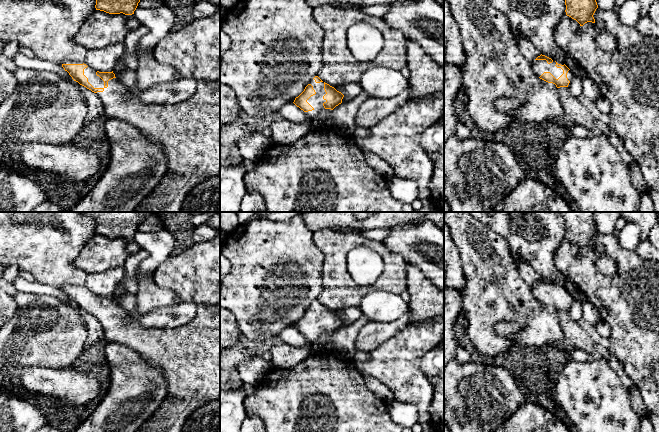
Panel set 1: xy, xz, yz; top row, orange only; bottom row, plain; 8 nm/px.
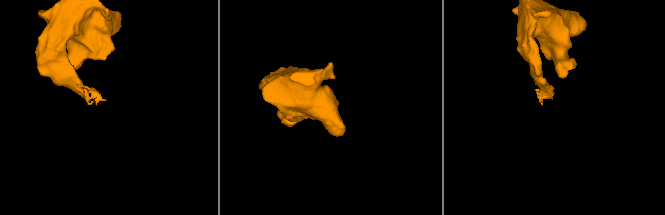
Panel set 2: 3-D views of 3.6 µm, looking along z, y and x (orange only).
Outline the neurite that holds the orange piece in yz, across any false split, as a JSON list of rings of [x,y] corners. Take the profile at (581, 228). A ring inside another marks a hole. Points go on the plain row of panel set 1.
[[[559,212],[562,216],[566,239],[576,244],[580,250],[587,246],[595,247],[593,241],[598,232],[593,212]]]

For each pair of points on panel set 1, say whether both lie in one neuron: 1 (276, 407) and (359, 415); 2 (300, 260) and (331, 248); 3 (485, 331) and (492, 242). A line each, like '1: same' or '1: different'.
1: same
2: different
3: same

